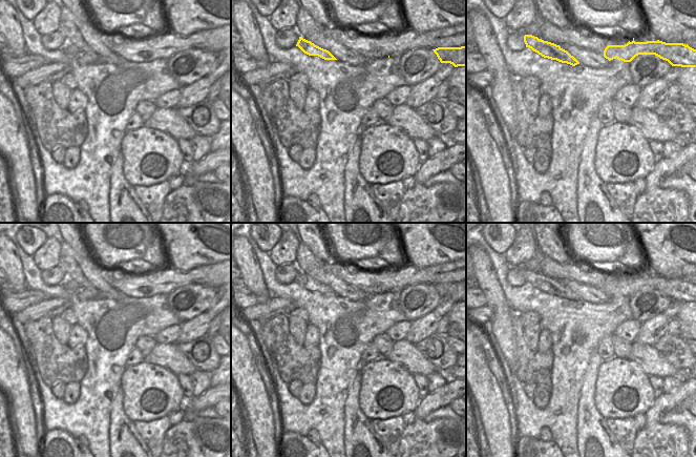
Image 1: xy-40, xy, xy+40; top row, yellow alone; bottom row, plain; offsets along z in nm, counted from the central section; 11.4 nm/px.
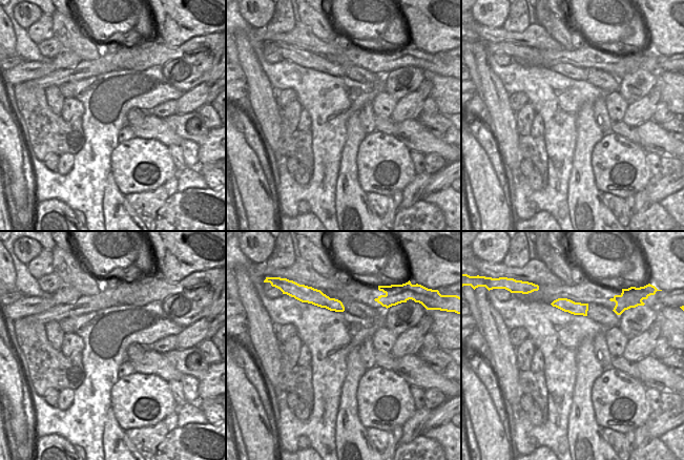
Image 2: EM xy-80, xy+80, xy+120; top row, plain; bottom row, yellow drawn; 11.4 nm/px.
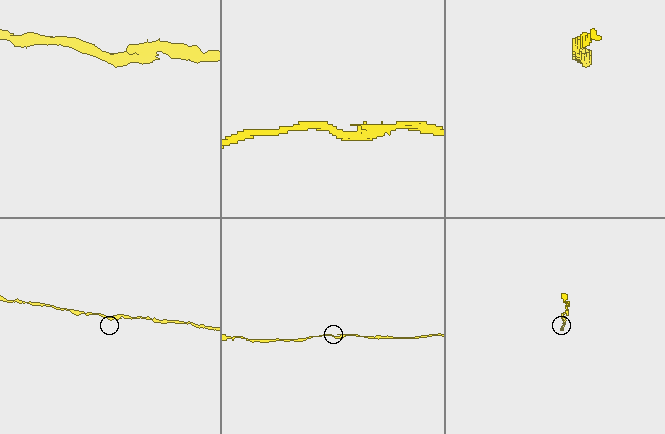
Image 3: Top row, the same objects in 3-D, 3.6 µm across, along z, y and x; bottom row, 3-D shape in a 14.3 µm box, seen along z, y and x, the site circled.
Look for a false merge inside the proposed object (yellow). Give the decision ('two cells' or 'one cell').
one cell

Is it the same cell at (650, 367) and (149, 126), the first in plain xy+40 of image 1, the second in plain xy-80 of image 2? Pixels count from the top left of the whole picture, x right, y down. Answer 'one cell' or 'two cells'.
one cell

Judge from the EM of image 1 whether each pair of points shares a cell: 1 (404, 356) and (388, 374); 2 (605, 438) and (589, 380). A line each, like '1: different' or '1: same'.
1: different
2: same

